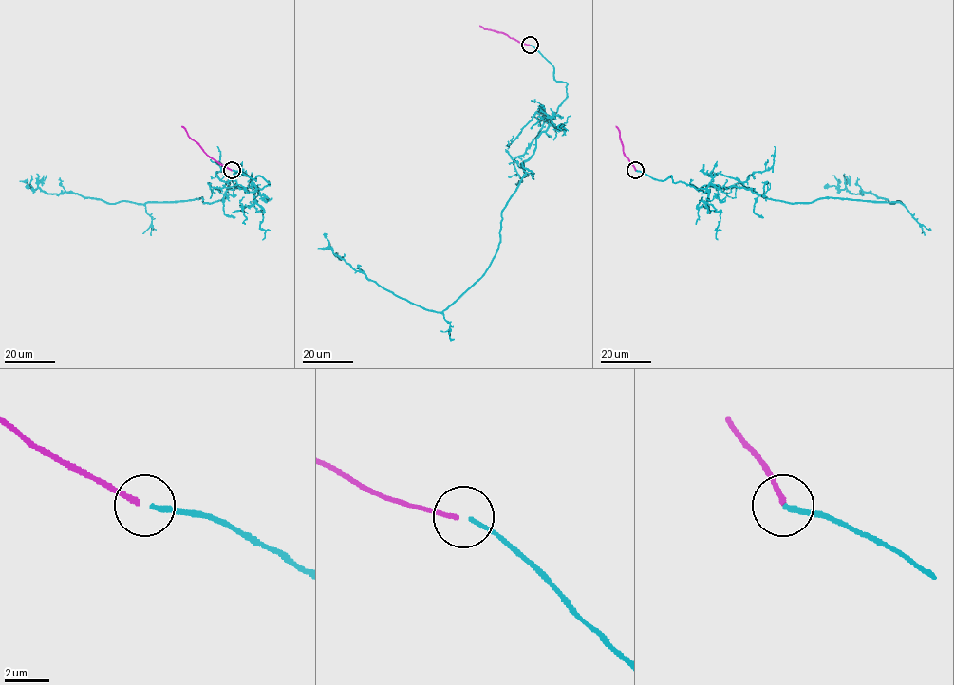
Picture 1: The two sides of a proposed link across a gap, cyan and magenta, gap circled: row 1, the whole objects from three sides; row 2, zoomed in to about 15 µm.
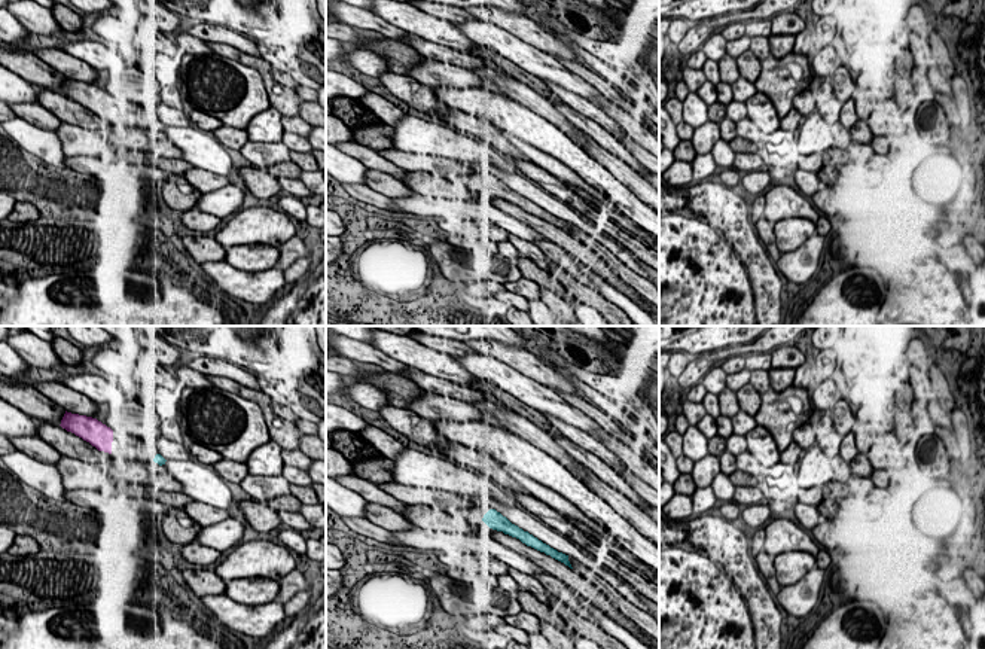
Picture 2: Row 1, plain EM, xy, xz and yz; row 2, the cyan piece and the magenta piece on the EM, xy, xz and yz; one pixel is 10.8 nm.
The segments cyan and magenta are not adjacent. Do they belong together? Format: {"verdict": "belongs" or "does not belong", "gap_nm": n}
{"verdict": "belongs", "gap_nm": 460}

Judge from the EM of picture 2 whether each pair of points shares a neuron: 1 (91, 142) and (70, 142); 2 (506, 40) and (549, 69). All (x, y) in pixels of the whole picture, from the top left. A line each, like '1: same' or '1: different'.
1: same
2: same

